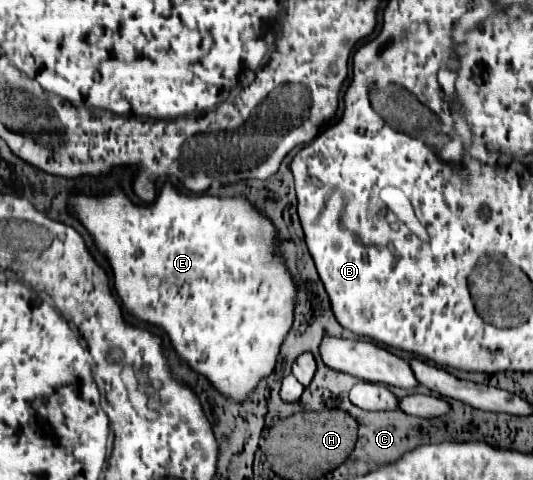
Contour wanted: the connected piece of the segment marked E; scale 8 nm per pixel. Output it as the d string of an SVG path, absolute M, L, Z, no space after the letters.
M164 184L158 198L160 200L156 200L152 206L134 206L130 202L130 198L122 192L114 192L108 196L84 196L82 194L82 196L70 198L70 210L88 228L96 246L108 256L108 262L114 272L114 288L116 288L118 296L122 298L124 306L130 308L131 313L141 322L164 330L170 336L172 346L178 350L178 354L196 372L204 374L214 384L216 390L220 390L226 396L232 396L234 400L246 400L248 392L252 392L258 386L258 382L272 372L280 344L282 344L284 336L288 334L288 328L292 326L292 304L294 304L296 288L292 284L292 278L288 276L288 270L284 268L282 258L276 256L276 244L274 244L276 230L268 218L264 218L254 206L250 206L250 202L244 196L234 196L234 198L188 196L188 194L182 194L178 188L174 188L172 184Z

